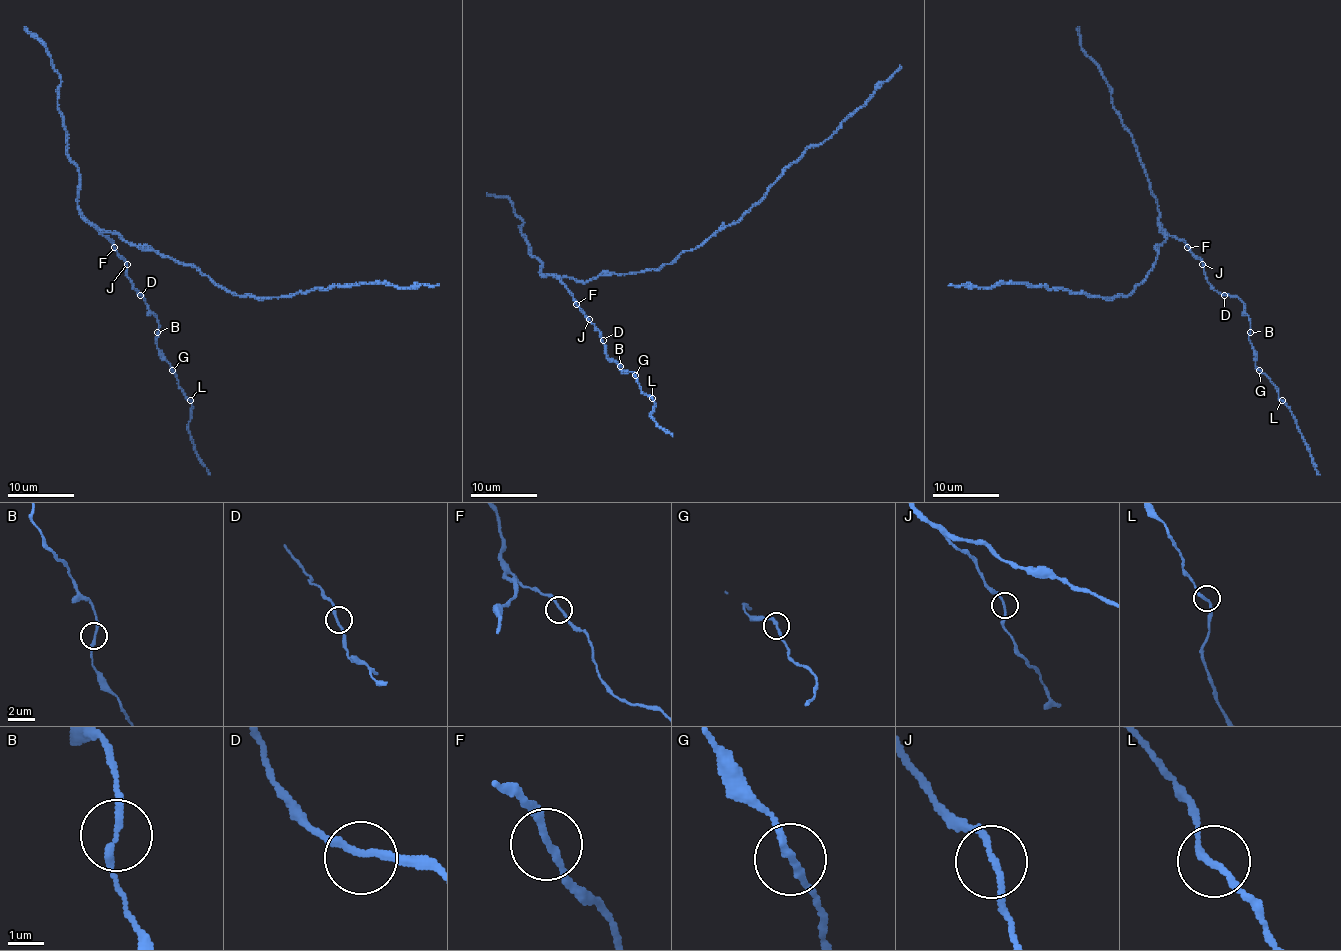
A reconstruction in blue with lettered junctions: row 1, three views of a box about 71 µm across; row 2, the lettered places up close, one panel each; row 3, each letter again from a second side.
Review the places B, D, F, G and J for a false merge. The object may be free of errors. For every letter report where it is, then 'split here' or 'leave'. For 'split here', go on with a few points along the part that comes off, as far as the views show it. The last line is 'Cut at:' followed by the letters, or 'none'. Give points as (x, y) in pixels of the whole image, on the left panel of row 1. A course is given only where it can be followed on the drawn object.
B: (157, 332) | leave
D: (140, 295) | leave
F: (114, 247) | leave
G: (172, 370) | leave
J: (127, 264) | leave
Cut at: none

